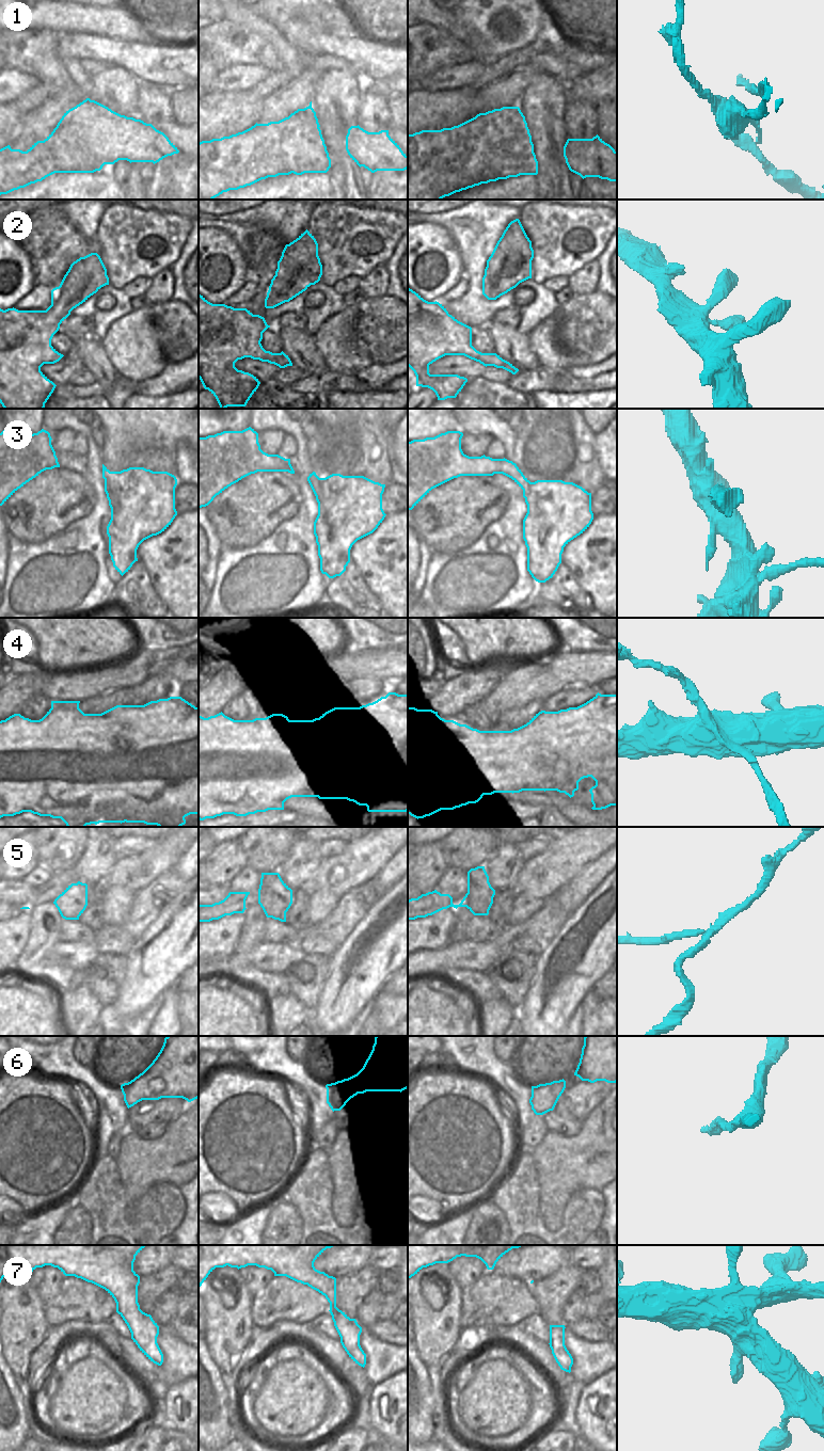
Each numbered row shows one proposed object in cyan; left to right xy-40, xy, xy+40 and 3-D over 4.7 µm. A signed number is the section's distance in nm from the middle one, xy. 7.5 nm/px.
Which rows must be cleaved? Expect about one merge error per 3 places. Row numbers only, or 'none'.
1, 4, 5

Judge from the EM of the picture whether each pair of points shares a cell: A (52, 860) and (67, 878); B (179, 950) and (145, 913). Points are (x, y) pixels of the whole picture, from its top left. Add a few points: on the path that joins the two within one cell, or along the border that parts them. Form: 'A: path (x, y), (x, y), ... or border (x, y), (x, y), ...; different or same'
A: border (74, 867), (61, 871); different
B: border (168, 902), (158, 917), (137, 939); different

